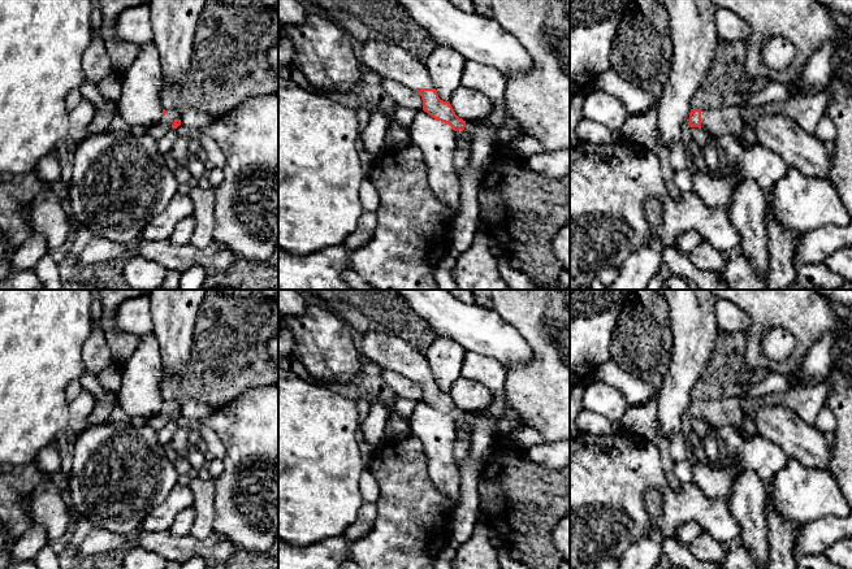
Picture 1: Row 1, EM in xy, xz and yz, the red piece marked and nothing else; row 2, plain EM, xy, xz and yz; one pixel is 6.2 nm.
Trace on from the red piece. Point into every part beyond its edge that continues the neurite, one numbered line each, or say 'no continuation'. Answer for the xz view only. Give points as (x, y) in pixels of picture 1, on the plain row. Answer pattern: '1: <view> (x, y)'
1: xz (389, 352)
2: xz (463, 430)

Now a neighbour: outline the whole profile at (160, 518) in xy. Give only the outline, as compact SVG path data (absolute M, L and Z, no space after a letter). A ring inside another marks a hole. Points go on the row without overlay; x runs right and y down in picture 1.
M176 483L168 499L153 508L142 522L142 530L148 533L168 531L176 516L194 501L193 491L189 486Z

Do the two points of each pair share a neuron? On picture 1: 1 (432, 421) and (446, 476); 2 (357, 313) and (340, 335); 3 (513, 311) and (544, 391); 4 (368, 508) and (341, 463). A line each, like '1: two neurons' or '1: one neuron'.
1: one neuron
2: two neurons
3: one neuron
4: two neurons

